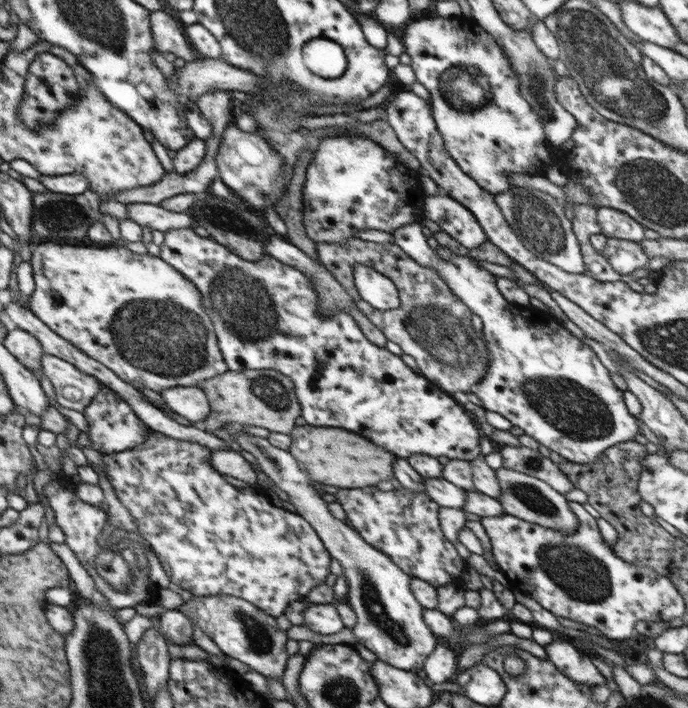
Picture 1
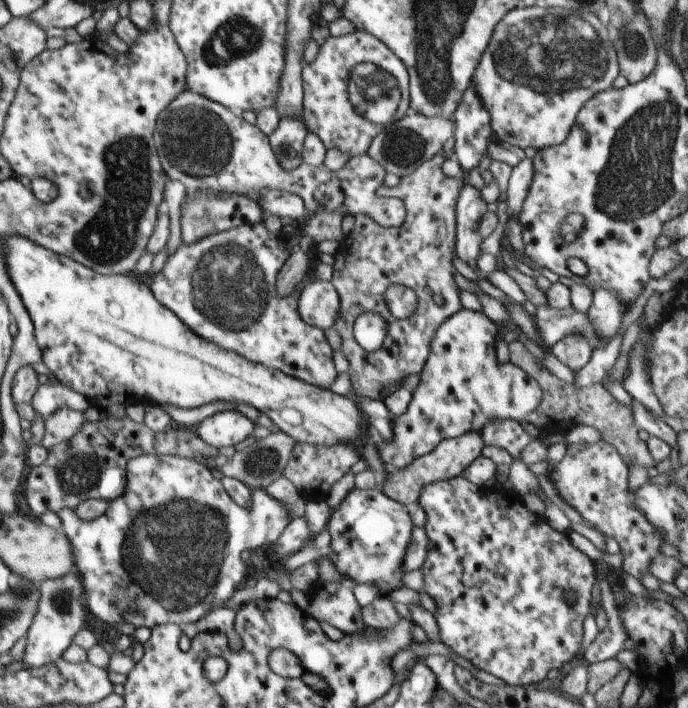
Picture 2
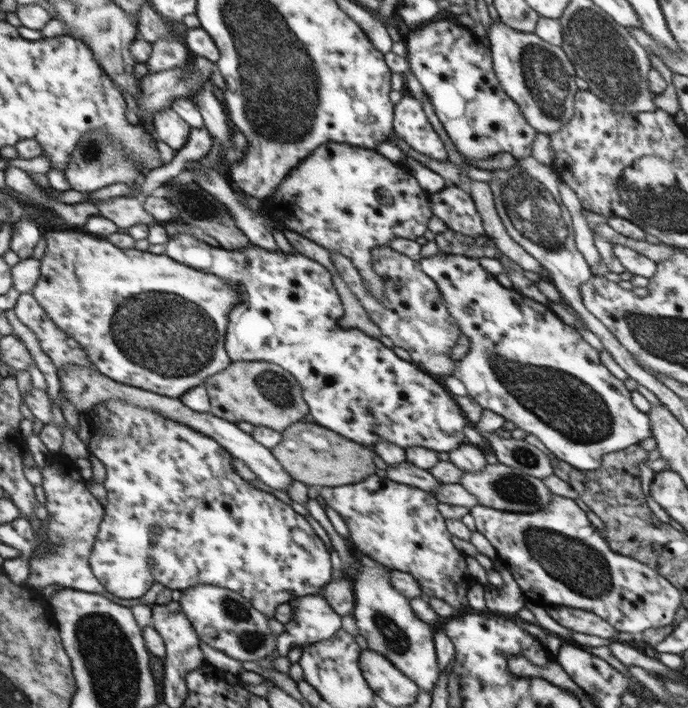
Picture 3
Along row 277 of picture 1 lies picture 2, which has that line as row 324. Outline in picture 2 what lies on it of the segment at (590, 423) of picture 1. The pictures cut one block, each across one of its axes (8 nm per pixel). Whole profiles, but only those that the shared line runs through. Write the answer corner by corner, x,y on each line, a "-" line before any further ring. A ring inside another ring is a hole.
470,309
460,310
436,330
430,342
430,356
424,364
424,370
420,372
418,386
410,393
411,400
400,416
392,417
392,440
384,442
376,439
375,445
380,454
380,460
387,467
404,468
415,458
432,452
444,439
458,438
466,432
482,432
488,422
500,422
500,420
520,422
538,408
543,392
536,378
528,376
516,364
510,362
498,364
498,356
496,356
498,333
498,325
484,312
474,312

